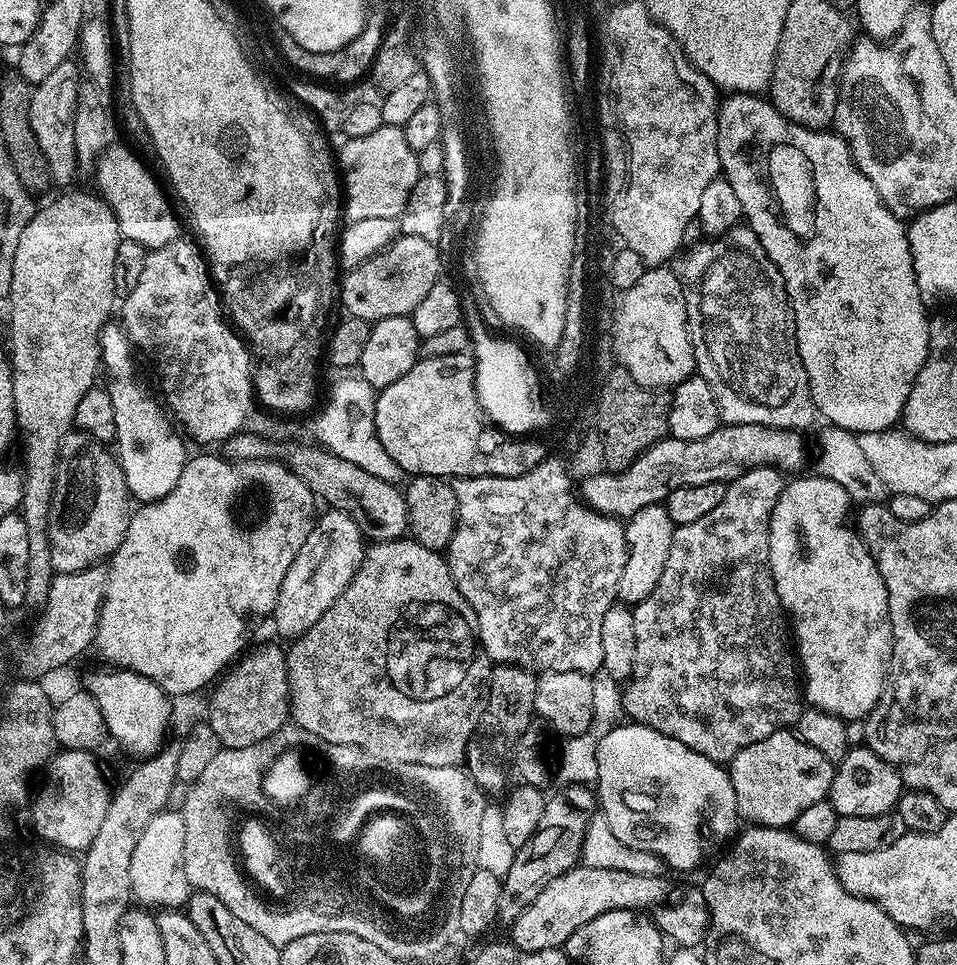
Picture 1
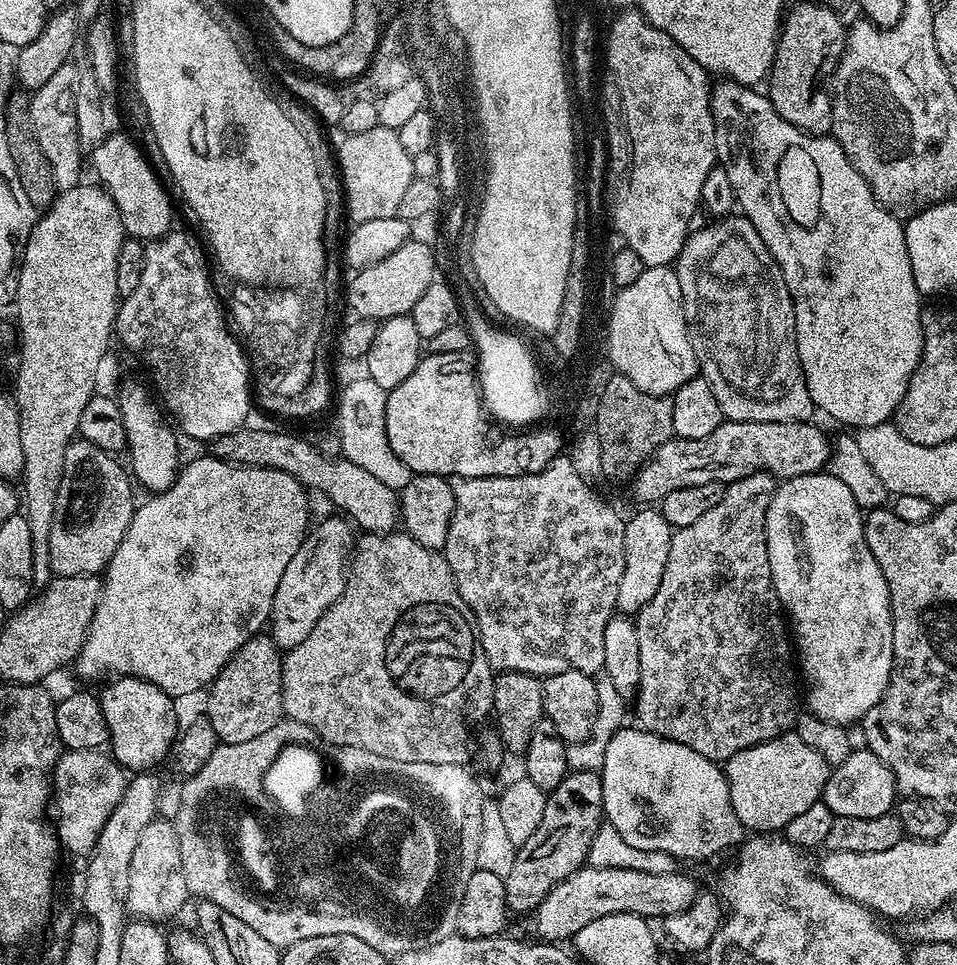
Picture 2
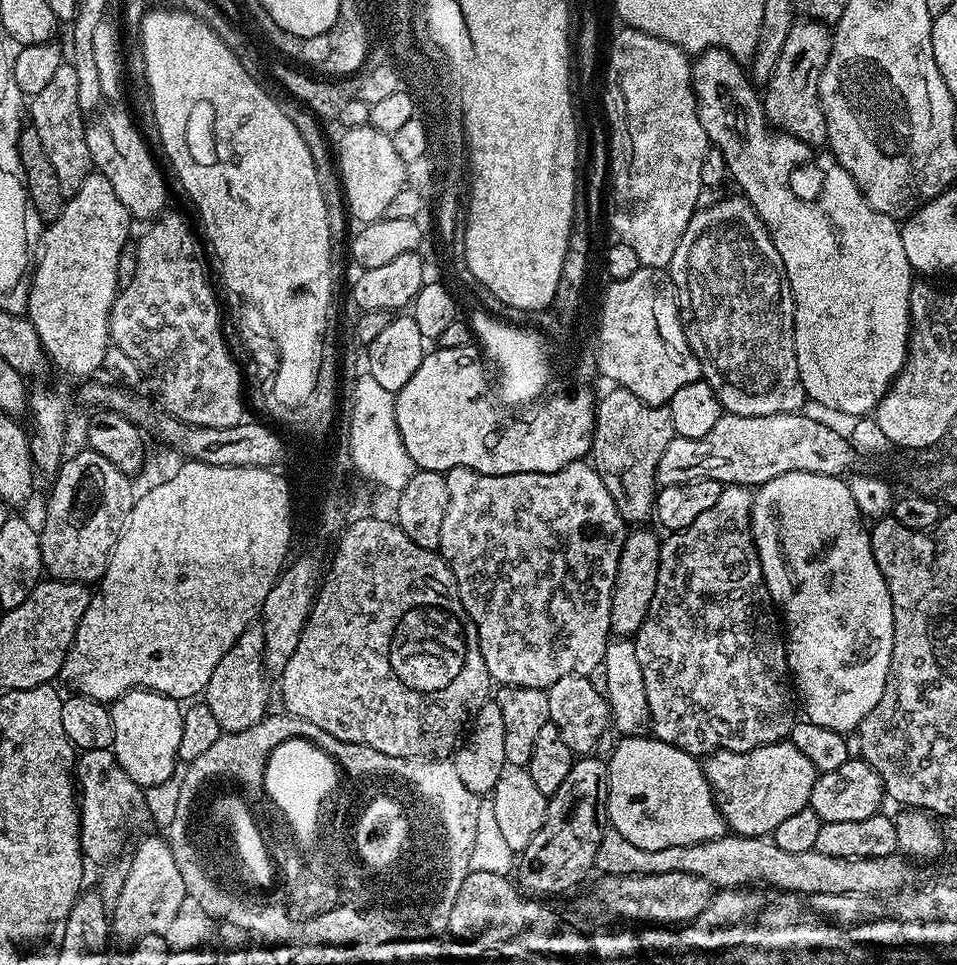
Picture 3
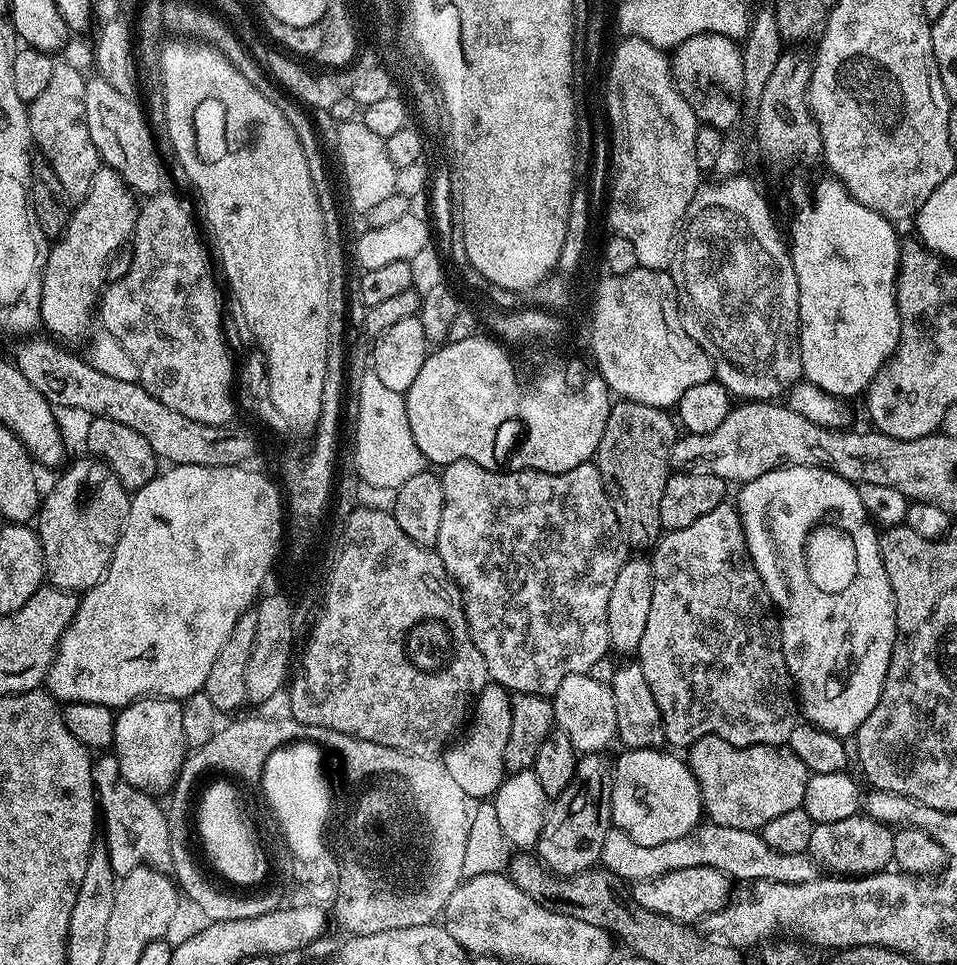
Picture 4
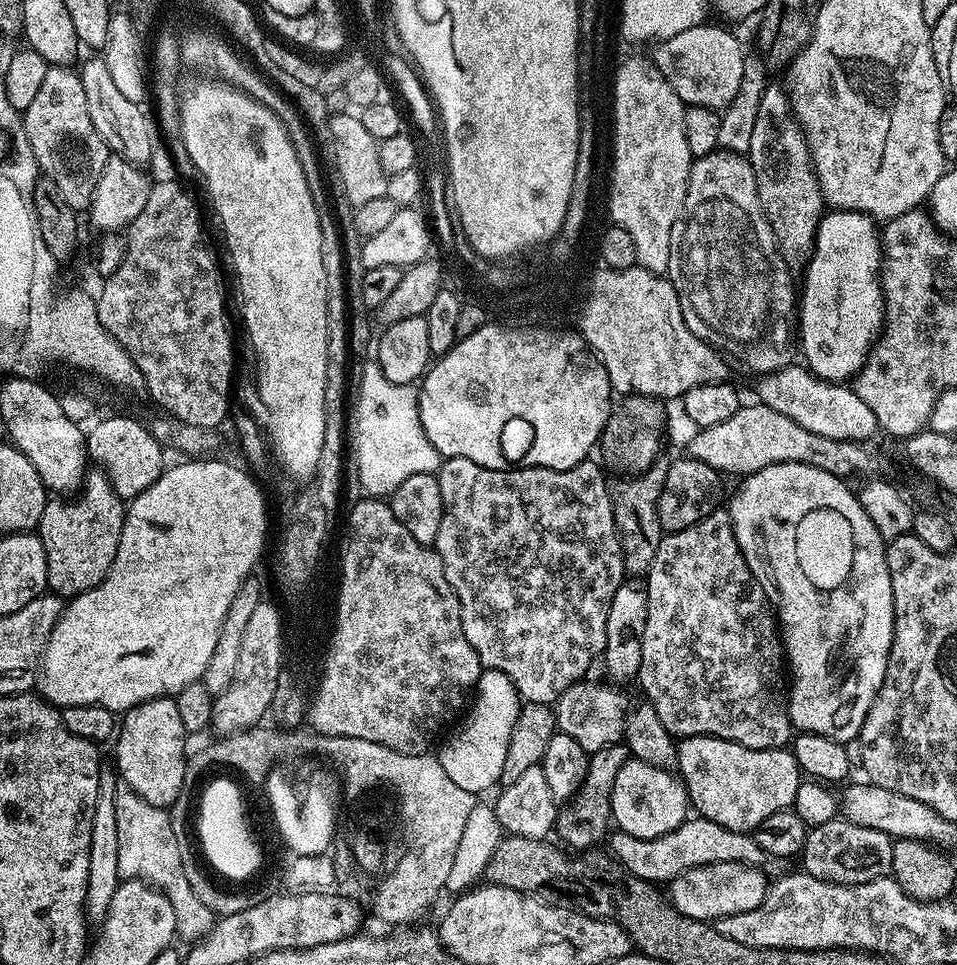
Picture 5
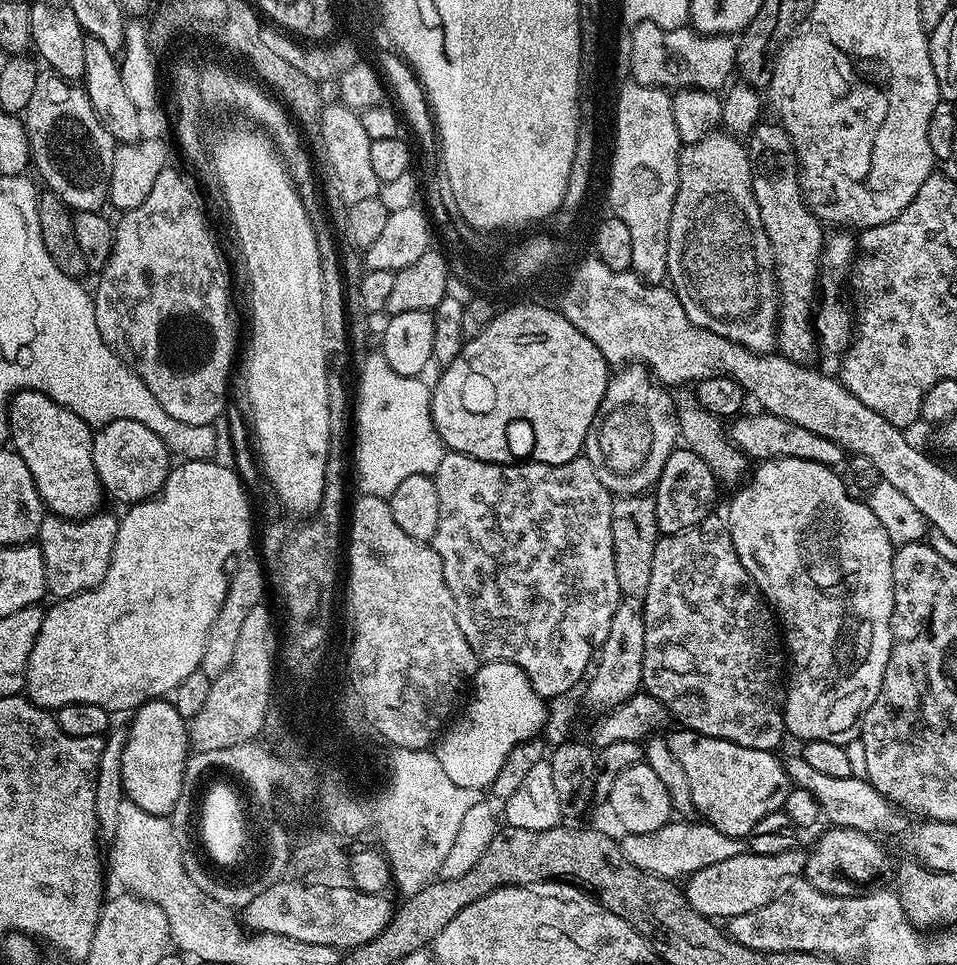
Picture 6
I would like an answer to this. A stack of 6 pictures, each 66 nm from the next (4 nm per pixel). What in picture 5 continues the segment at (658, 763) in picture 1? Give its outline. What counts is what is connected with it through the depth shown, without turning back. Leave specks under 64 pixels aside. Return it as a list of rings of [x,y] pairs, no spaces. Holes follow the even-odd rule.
[[[629,758],[618,770],[613,784],[611,819],[619,831],[634,834],[634,838],[658,838],[670,834],[689,816],[688,791],[679,775],[635,758]]]

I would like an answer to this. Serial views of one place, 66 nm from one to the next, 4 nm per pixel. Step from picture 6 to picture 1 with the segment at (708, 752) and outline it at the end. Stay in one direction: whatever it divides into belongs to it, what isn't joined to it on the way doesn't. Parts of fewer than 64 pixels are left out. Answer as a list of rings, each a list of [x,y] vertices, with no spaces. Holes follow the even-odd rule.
[[[783,728],[770,738],[762,738],[762,742],[754,742],[754,746],[746,746],[746,750],[738,750],[738,754],[730,762],[728,777],[734,782],[734,794],[738,802],[741,817],[749,825],[762,828],[788,828],[795,825],[798,814],[814,806],[814,802],[829,799],[831,783],[837,765],[826,754],[814,750],[810,742],[806,742],[792,728]]]

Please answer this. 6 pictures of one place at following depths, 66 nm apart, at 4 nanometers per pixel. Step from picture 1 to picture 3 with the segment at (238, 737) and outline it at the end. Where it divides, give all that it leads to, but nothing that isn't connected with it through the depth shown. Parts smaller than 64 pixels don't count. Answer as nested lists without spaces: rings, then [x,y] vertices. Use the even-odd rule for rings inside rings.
[[[254,622],[241,634],[238,642],[226,650],[222,662],[218,662],[214,674],[210,674],[210,682],[202,693],[203,703],[210,706],[221,733],[246,730],[265,717],[270,708],[267,678],[264,666],[264,629]]]

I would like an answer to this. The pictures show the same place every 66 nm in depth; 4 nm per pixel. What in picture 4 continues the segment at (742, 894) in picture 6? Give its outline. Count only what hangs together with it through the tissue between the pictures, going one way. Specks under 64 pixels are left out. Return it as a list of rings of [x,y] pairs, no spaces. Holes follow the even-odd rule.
[[[689,866],[686,870],[670,870],[670,874],[662,874],[658,878],[635,881],[631,885],[630,900],[637,908],[645,908],[671,920],[700,922],[705,916],[717,912],[728,903],[732,887],[734,884],[729,877],[723,876],[710,866]]]

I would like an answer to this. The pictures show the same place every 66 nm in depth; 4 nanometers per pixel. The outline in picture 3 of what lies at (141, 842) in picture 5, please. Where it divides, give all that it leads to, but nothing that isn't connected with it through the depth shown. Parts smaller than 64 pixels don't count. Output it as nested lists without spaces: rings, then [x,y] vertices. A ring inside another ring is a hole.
[[[111,748],[80,752],[74,769],[80,809],[80,848],[92,860],[108,860],[124,844],[124,823],[144,808],[145,793],[118,766]]]

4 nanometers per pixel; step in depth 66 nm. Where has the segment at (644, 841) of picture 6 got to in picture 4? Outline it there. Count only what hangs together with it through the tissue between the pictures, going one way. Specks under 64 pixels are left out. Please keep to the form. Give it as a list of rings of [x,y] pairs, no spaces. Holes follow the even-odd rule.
[[[701,822],[682,834],[682,838],[661,842],[659,846],[638,846],[634,838],[626,835],[621,828],[612,826],[602,842],[599,863],[621,882],[658,878],[662,874],[670,874],[670,870],[686,870],[689,866],[710,866],[736,882],[769,880],[797,884],[810,882],[818,876],[818,865],[807,852],[781,854],[779,850],[770,850],[770,846],[762,842],[759,831],[734,830],[734,826],[718,826],[711,822]]]

